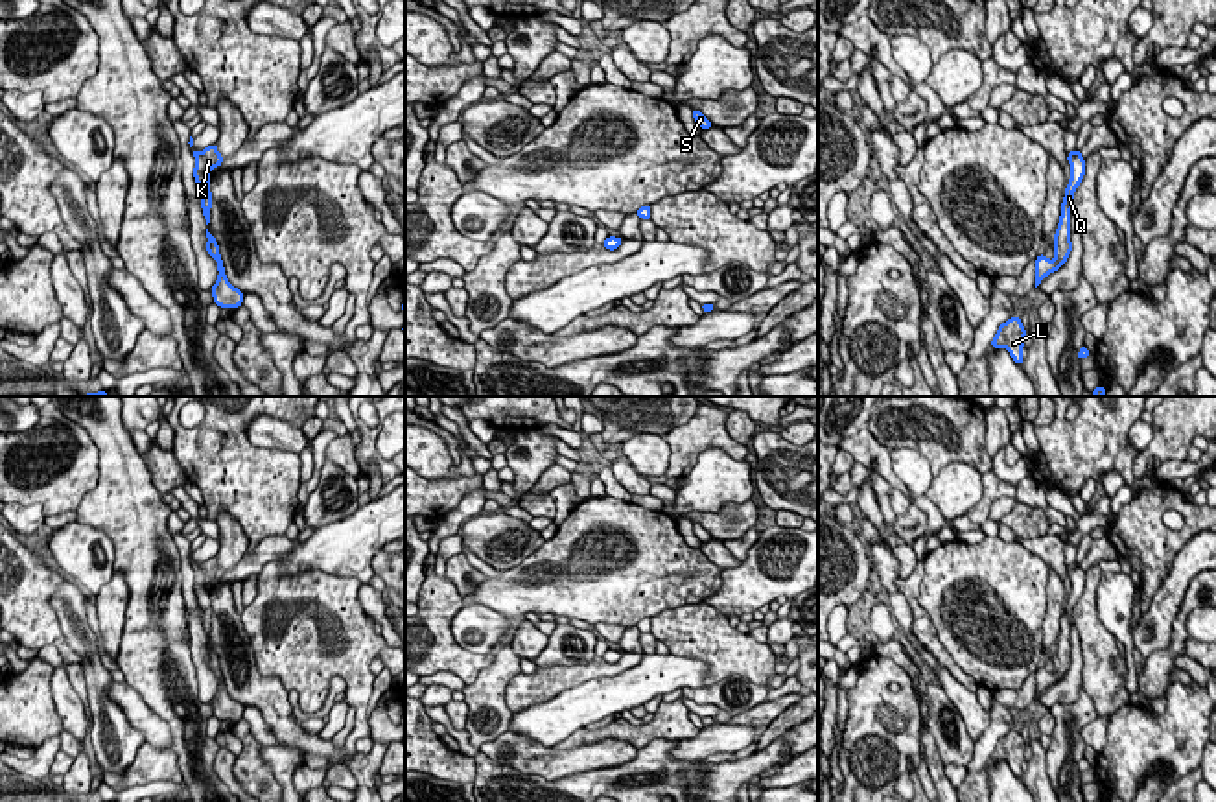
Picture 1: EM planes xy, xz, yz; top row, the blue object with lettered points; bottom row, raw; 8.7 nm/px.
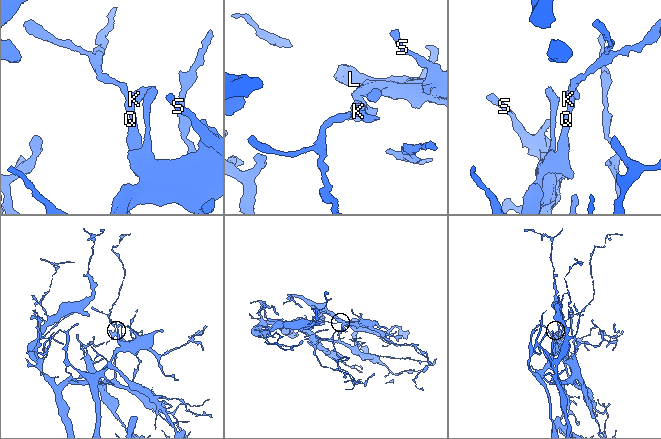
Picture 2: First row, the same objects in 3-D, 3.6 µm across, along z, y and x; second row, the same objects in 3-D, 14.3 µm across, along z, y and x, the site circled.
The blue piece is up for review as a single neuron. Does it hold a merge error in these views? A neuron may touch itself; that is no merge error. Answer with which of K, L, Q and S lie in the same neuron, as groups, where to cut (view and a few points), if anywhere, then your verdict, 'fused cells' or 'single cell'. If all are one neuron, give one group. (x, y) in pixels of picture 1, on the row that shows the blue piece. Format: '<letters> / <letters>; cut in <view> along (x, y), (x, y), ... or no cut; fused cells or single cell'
K L Q S; no cut; single cell

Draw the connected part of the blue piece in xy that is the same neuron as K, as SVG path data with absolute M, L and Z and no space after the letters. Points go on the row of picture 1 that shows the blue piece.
M212 144L212 146L205 147L203 151L195 151L192 147L192 153L195 157L193 177L197 183L197 190L201 194L203 216L208 225L210 223L210 208L212 208L210 171L214 168L219 168L225 159L217 151L217 144Z

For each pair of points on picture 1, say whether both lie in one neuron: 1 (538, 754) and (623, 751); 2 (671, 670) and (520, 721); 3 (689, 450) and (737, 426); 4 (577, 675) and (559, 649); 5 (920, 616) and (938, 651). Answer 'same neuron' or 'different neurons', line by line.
1: same neuron
2: same neuron
3: different neurons
4: different neurons
5: same neuron

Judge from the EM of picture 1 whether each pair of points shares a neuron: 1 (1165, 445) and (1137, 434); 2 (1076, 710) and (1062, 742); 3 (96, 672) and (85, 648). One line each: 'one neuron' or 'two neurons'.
1: two neurons
2: one neuron
3: one neuron

